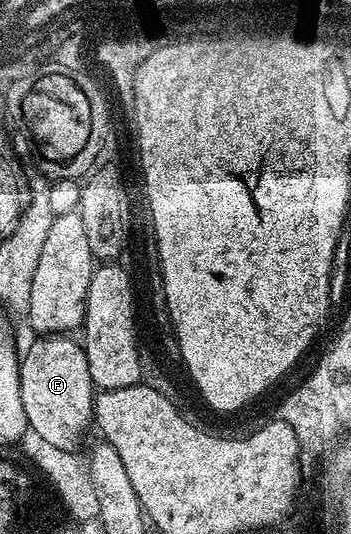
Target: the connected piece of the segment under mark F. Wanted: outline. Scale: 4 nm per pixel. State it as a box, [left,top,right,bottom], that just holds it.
[19,334,97,452]

